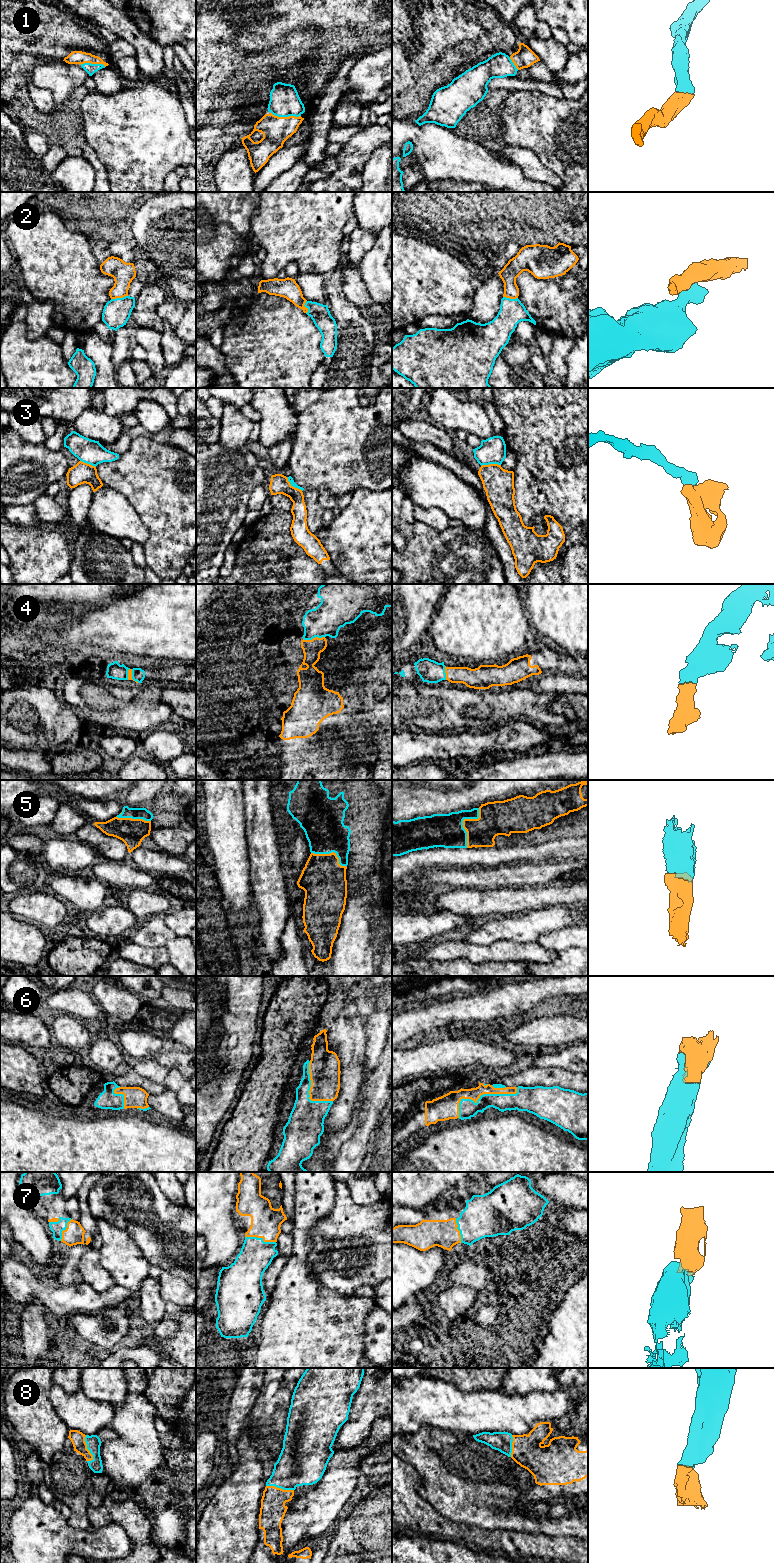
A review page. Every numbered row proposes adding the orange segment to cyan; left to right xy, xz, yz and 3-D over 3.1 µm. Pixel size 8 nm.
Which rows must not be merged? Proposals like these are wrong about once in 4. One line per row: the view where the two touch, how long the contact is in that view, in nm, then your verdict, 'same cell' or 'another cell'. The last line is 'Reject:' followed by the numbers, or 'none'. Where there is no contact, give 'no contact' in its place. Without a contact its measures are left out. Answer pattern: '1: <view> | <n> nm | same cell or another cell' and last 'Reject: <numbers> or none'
1: xz | 240 nm | same cell
2: xy | 140 nm | another cell
3: xz | 170 nm | another cell
4: xz | 180 nm | same cell
5: yz | 340 nm | same cell
6: yz | 550 nm | same cell
7: xz | 260 nm | same cell
8: xy | 220 nm | same cell
Reject: 2, 3

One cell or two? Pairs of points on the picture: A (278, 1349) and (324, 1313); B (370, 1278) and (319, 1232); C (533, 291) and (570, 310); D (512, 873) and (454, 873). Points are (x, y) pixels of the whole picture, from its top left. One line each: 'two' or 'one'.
A: one
B: one
C: one
D: one

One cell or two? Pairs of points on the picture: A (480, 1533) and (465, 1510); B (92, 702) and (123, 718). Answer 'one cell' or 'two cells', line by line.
A: two cells
B: one cell

